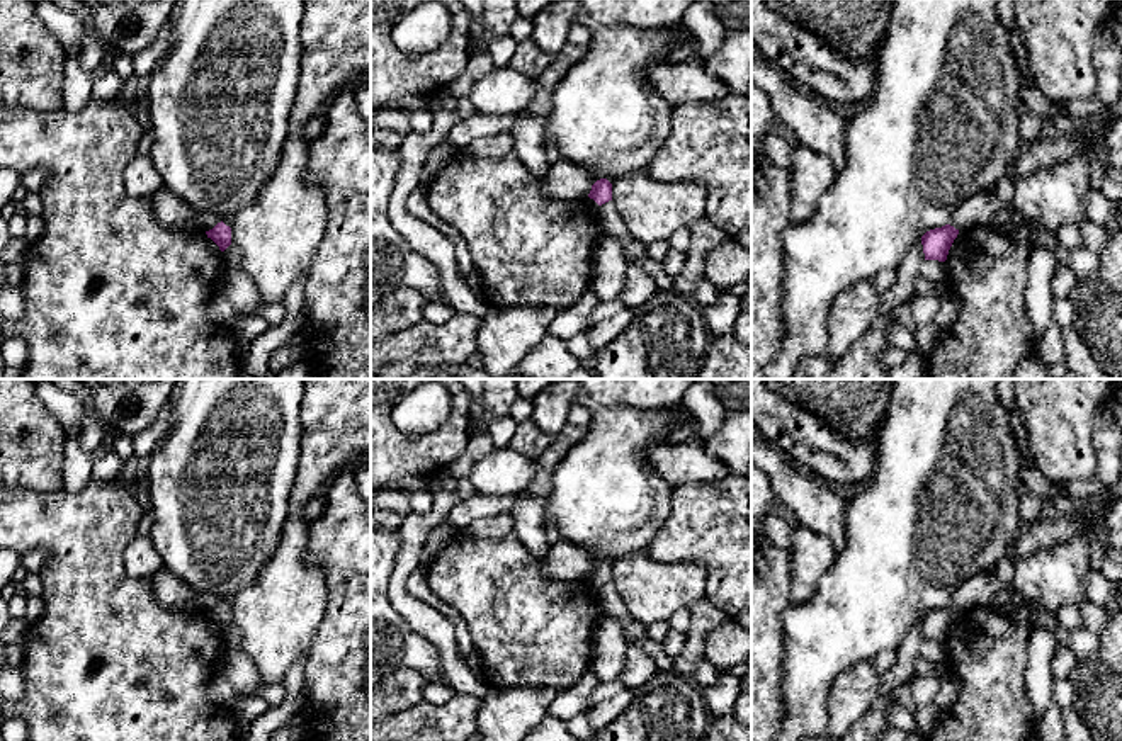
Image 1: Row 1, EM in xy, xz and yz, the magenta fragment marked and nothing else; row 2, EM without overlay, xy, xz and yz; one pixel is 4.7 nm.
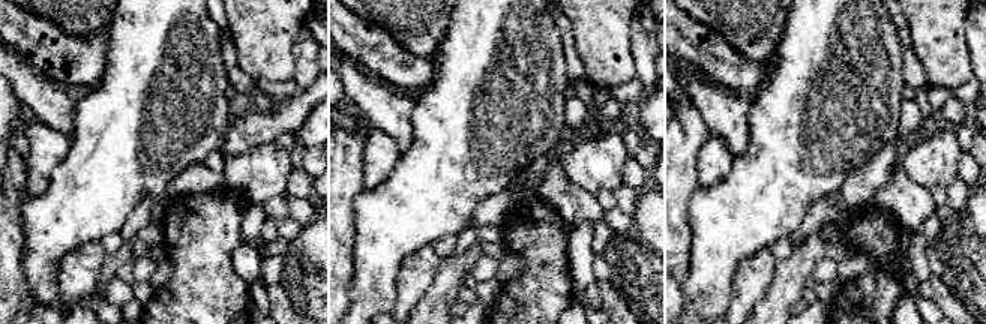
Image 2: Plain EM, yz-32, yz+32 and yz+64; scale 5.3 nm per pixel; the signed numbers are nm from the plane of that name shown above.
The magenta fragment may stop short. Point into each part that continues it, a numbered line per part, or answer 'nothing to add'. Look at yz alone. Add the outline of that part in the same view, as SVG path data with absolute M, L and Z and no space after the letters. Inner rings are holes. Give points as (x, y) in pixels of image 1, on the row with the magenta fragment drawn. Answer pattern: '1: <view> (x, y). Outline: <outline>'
nothing to add

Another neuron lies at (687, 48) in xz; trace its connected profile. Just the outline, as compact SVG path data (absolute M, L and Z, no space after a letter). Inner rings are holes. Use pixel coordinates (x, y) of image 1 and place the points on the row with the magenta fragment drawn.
M692 32L688 36L683 36L678 42L675 42L660 59L658 65L675 66L688 59L699 59L699 41Z

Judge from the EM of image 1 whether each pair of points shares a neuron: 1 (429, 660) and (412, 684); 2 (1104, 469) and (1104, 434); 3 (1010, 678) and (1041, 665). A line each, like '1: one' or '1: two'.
1: two
2: one
3: two

